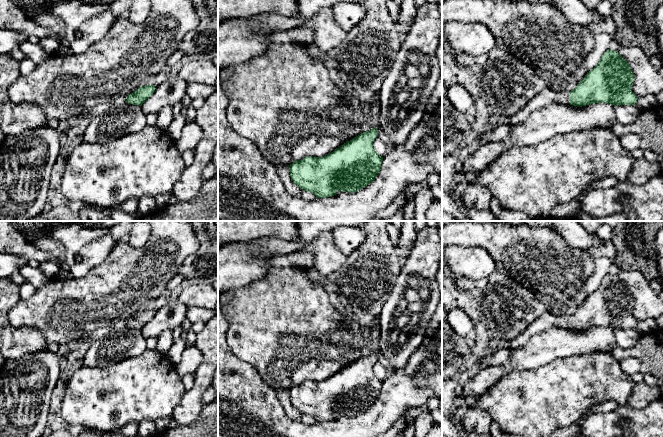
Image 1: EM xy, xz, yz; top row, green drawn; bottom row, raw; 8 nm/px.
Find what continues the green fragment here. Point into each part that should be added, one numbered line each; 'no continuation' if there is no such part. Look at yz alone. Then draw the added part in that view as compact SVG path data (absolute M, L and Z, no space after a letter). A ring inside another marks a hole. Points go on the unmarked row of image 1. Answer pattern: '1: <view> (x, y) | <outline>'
1: yz (548, 320) | M549 311L543 313L540 317L528 325L528 327L515 339L503 342L499 339L493 339L487 346L487 351L483 358L496 354L500 349L513 349L525 345L533 336L550 330L552 328L570 328L570 315L553 314Z

